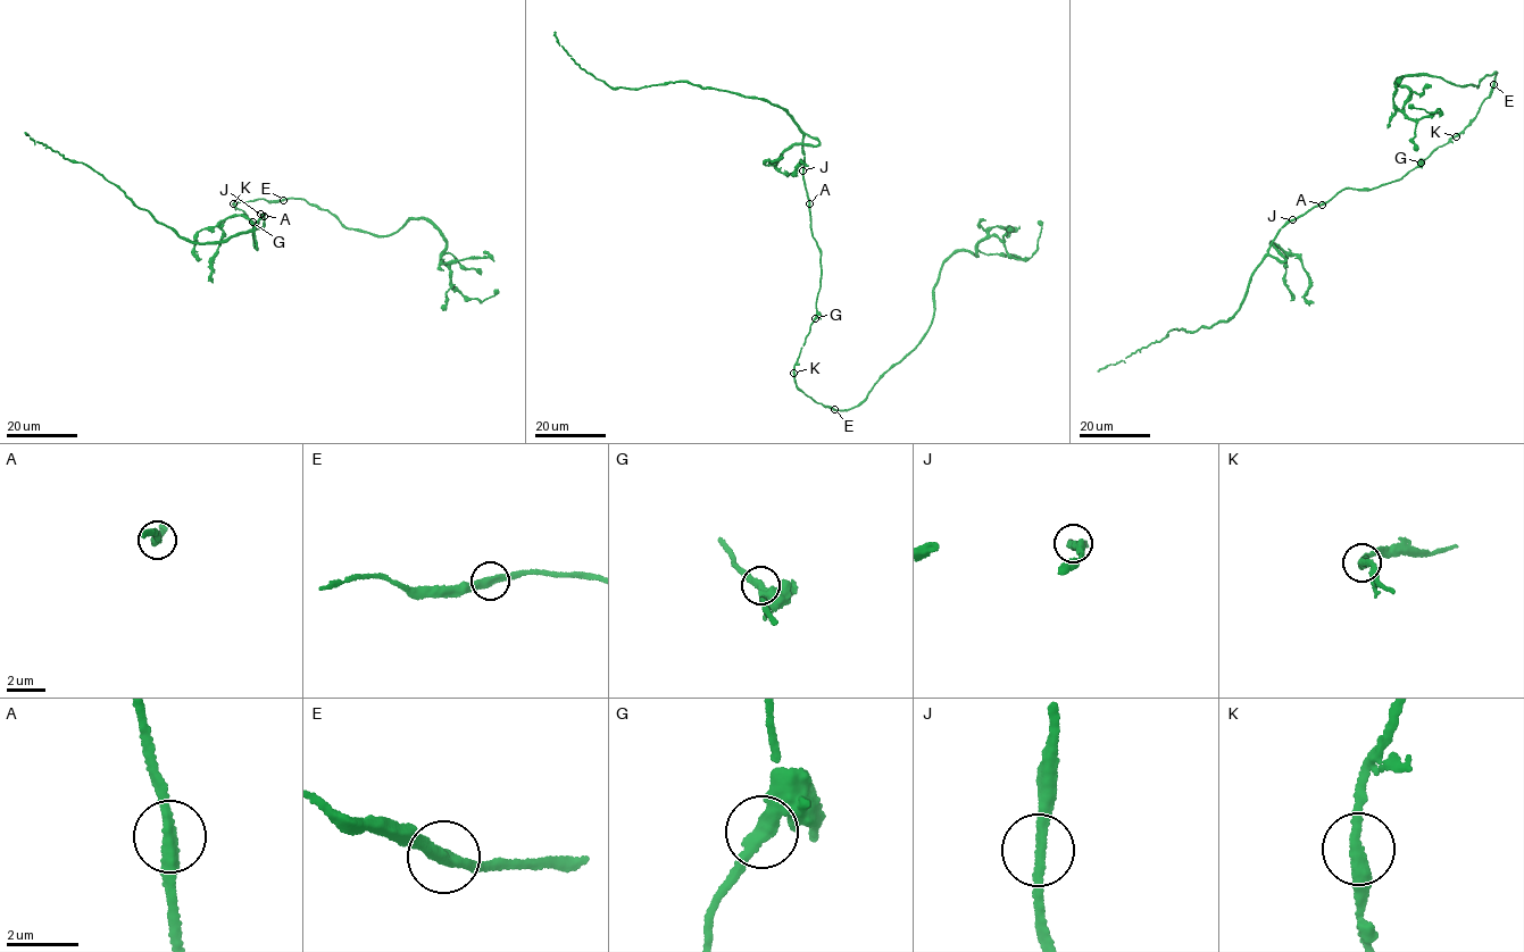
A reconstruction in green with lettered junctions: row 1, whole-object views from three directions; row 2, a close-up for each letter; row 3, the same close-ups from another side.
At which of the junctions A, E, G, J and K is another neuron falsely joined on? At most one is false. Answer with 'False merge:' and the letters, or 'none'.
False merge: none

